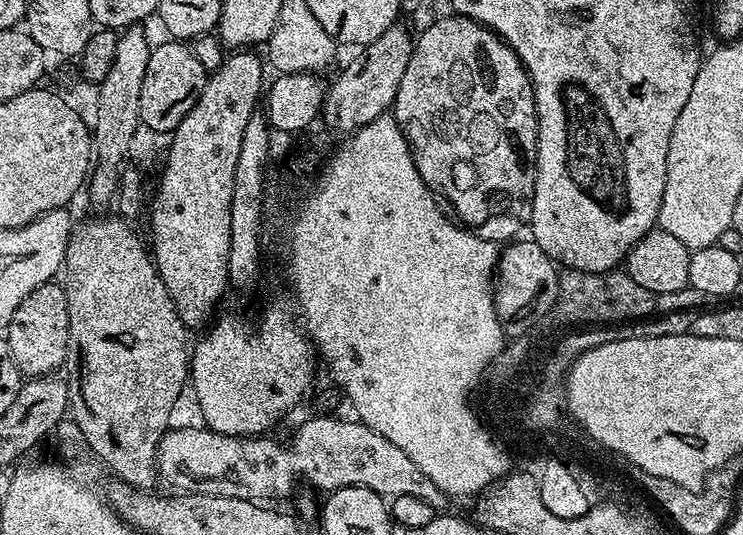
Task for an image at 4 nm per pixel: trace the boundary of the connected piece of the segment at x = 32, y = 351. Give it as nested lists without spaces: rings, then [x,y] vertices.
[[[59,283],[43,284],[26,298],[22,306],[14,310],[14,318],[6,329],[8,349],[14,362],[25,377],[47,376],[57,371],[60,363],[70,356],[68,346],[68,327],[70,314],[66,306],[66,294]]]

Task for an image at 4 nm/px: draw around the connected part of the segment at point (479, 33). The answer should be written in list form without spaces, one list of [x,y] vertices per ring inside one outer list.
[[[447,15],[436,18],[428,29],[421,31],[415,37],[412,53],[410,54],[410,63],[406,65],[406,74],[402,74],[402,82],[398,86],[394,115],[402,134],[406,138],[406,142],[412,148],[412,161],[418,170],[418,174],[422,174],[422,178],[427,182],[433,193],[439,194],[441,197],[449,196],[447,207],[450,209],[451,215],[463,227],[475,232],[478,238],[508,242],[519,237],[523,233],[520,231],[523,228],[525,231],[526,225],[532,219],[532,195],[536,185],[537,130],[536,103],[534,102],[532,79],[528,77],[524,63],[514,54],[514,50],[506,41],[501,40],[492,29],[482,26],[477,20],[470,19],[469,16]]]

